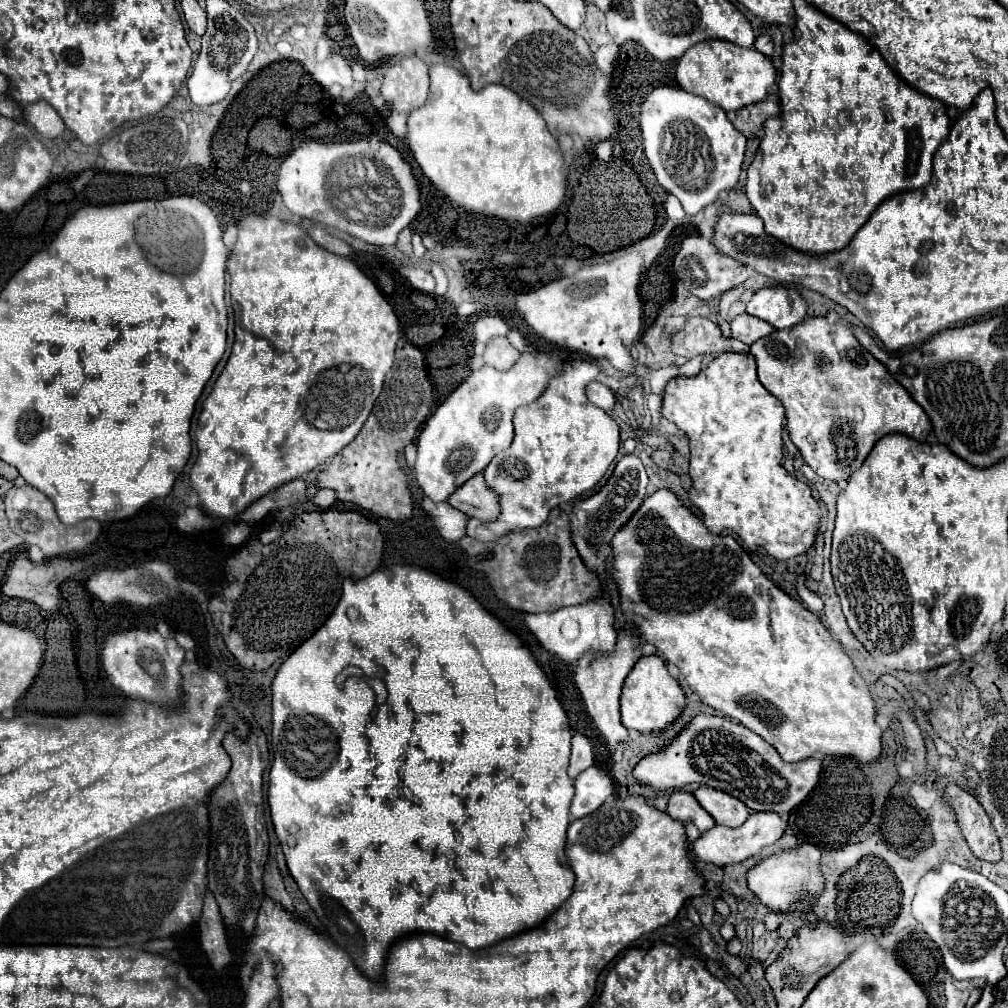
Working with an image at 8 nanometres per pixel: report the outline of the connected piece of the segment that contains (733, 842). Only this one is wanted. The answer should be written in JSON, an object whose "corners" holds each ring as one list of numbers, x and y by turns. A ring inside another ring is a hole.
{"corners":[[755,811,749,815,749,819,741,825,741,827,721,827,721,825,715,825,713,829,705,831,697,841,693,841,689,845,689,853,695,855,697,861,703,861,703,863,713,863,713,865,729,865,729,863,741,863,753,855,759,855,763,847,769,847,773,845,775,841,781,839,781,835,785,833,785,827,787,827,787,817,783,815,777,815,773,811]]}

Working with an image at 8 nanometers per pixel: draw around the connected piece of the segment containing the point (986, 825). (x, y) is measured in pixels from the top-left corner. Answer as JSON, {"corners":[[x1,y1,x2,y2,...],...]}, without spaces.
{"corners":[[951,787,947,789,947,799,957,809,957,821,971,851,983,861,999,861,999,839,975,797,963,789]]}

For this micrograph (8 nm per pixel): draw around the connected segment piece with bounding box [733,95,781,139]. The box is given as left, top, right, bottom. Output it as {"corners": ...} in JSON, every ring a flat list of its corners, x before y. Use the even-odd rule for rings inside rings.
{"corners":[[767,95,763,101,757,101,755,105,747,105,743,111,735,115,735,129,741,131,747,139,753,139,755,135,761,135,761,129,767,119,777,117,781,113,779,97]]}

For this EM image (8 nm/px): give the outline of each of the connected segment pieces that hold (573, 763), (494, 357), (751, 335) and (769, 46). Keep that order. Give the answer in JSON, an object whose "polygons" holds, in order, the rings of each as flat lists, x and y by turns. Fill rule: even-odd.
{"polygons":[[[575,733,571,739,571,761,569,761,569,777,575,779,583,769,591,767,595,762,591,741,585,735]],[[493,337,489,339,483,357,485,357,485,363,493,365,495,369,509,369,517,361,519,351,511,347,505,337]],[[747,313,743,315,737,315,733,321,731,321,731,335,747,345,755,343,757,339,761,337,767,337,769,333,773,331,771,325,767,325,765,321,757,319,757,317,749,317]],[[759,35,757,41,755,41,755,49,757,49,759,53,771,57,771,53,773,53,773,41,771,41,771,37,769,37,769,35]]]}

